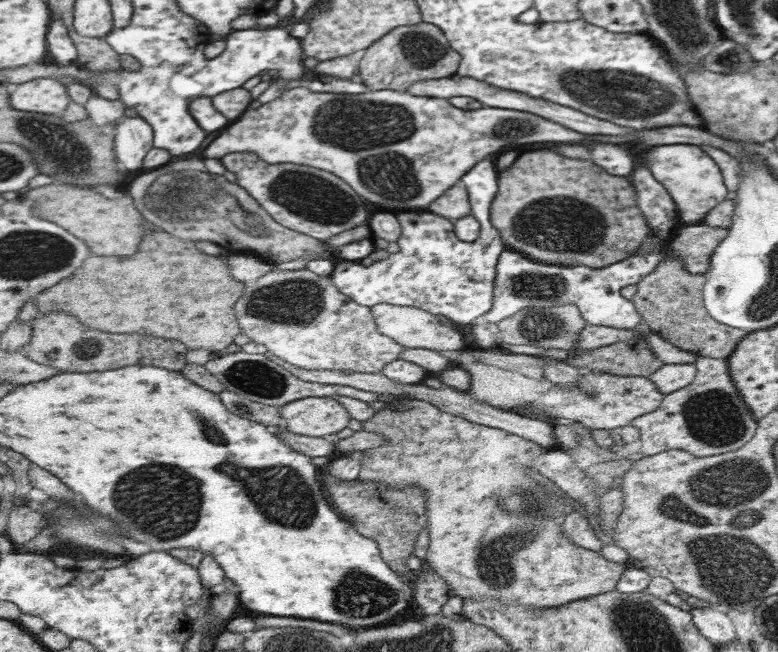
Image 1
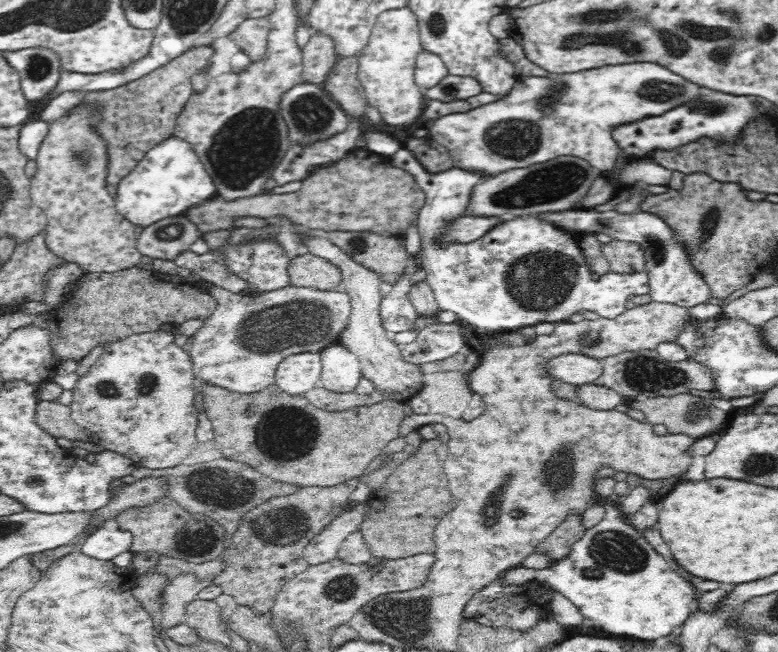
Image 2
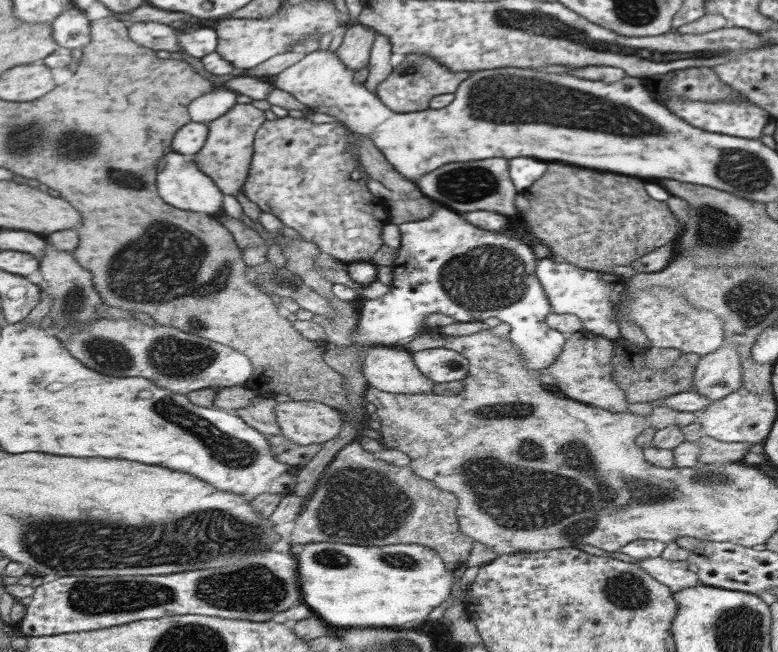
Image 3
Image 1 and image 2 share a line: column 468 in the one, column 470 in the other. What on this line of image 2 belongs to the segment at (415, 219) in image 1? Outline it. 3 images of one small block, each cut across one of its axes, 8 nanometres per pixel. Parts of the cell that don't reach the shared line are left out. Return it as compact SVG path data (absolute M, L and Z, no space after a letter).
M400 148L400 168L408 170L425 192L425 203L421 205L417 215L422 244L420 261L427 275L425 283L433 290L439 310L455 312L457 318L472 324L475 330L500 332L498 344L501 346L526 346L531 339L515 330L524 326L534 326L539 322L567 321L568 317L576 312L583 314L587 310L592 310L602 318L616 318L631 305L630 296L650 292L650 280L646 270L628 275L610 272L601 276L600 280L594 280L576 237L565 230L558 230L556 224L552 226L548 221L543 221L540 215L512 216L511 220L496 224L488 234L470 243L444 243L452 223L458 218L468 216L466 210L470 204L472 184L480 182L480 176L468 176L468 172L460 172L460 168L430 174L406 148Z

